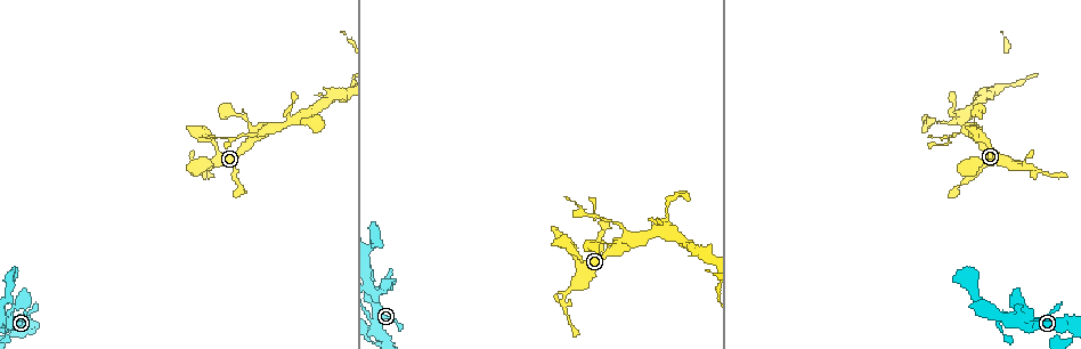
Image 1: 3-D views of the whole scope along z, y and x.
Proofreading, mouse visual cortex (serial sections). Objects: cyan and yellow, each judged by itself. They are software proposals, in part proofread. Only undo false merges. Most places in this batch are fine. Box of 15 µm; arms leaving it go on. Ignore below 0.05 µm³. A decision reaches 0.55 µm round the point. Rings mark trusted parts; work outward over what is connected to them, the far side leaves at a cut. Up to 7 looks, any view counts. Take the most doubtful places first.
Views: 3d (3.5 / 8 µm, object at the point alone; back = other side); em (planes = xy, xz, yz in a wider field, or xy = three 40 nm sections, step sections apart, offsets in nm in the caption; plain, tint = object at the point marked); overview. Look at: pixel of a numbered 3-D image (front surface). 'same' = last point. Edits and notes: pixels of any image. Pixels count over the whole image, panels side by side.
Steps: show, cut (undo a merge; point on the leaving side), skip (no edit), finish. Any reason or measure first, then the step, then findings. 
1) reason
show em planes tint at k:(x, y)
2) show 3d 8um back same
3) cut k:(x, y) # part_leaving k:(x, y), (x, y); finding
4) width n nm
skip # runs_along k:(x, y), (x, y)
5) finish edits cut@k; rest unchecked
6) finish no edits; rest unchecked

calibre changes
show 3d 3.5um at 1:(619, 224)

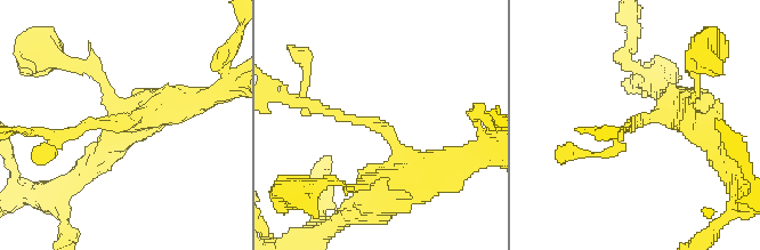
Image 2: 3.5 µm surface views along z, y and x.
show em xy step 1 plain at 2:(643, 120)

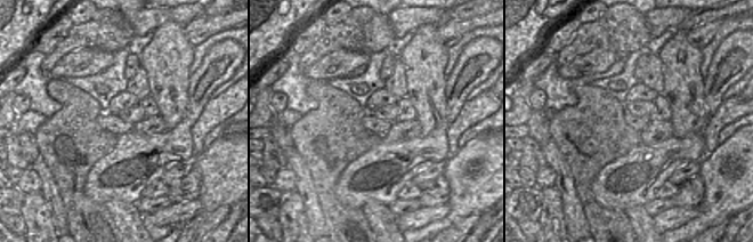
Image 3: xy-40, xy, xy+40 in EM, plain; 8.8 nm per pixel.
where the object lies
show em xy step 1 tint same

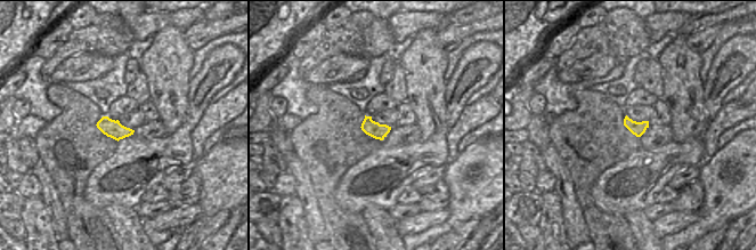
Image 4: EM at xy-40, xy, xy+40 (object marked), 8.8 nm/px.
width 140 nm
cut 2:(352, 118) # part_leaving 2:(386, 132), (368, 121), (284, 101); a second cell is stuck on

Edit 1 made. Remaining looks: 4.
see it whole again
show overview

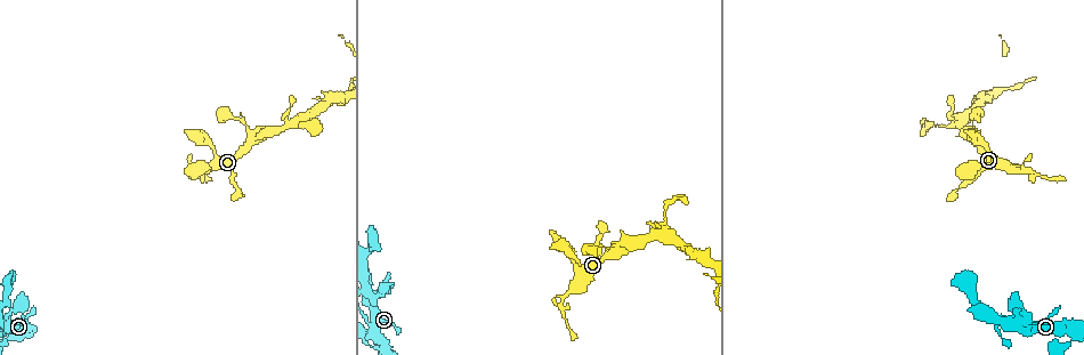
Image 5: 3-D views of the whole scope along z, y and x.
thin neck
show 3d 3.5um at 5:(934, 123)

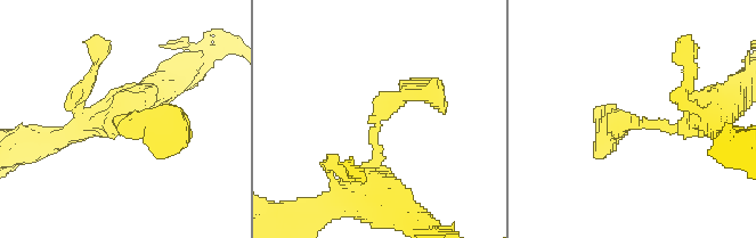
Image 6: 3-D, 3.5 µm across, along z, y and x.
now the EM
show em planes tint at 6:(377, 127)

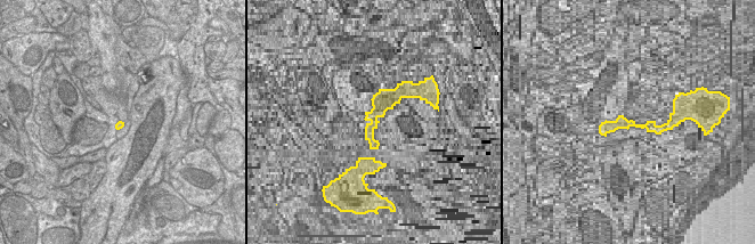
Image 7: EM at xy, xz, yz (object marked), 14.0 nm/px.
skip # runs_along 6:(714, 121), (615, 124); one cell here

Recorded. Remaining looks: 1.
finish edits cut@2; rest unchecked

